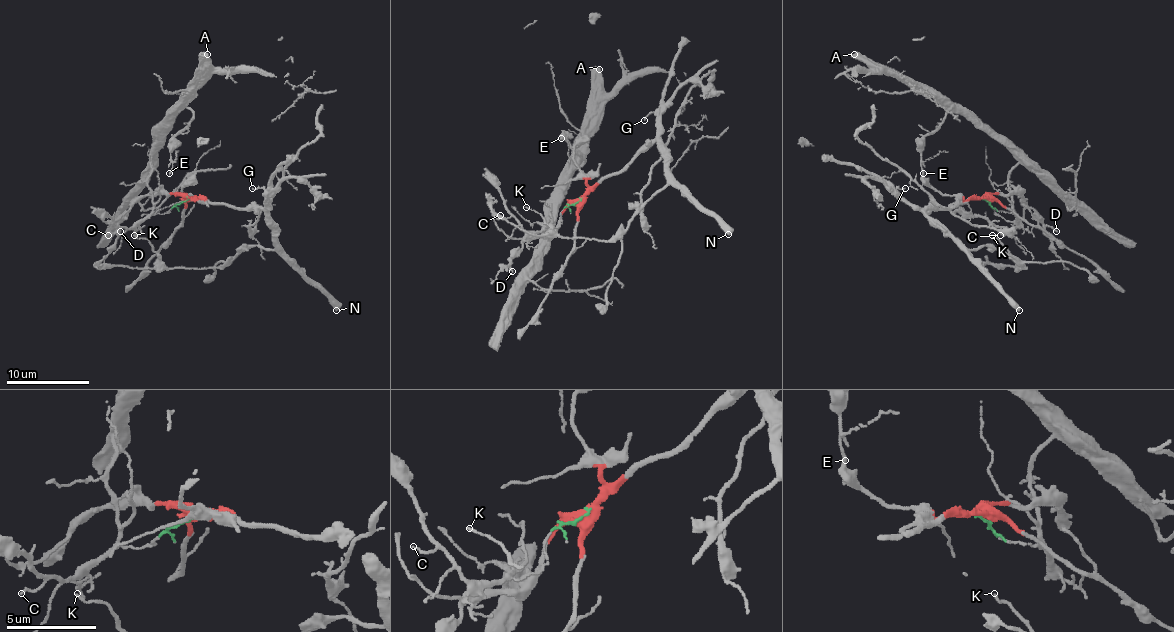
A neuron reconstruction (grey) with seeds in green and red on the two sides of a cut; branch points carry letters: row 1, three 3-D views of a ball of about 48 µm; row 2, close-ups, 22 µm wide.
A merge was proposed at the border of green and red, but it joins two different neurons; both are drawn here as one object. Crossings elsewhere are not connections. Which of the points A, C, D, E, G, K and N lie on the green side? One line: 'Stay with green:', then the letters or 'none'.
Stay with green: A, C, E

